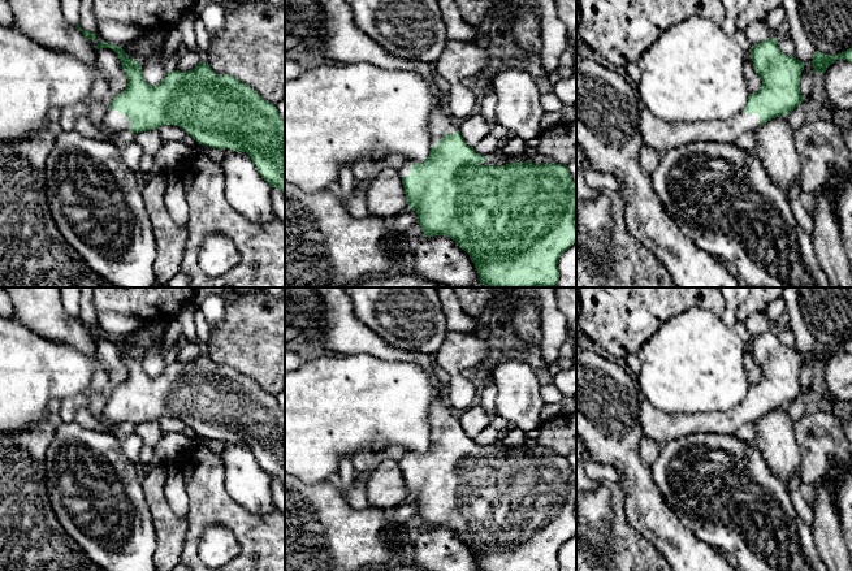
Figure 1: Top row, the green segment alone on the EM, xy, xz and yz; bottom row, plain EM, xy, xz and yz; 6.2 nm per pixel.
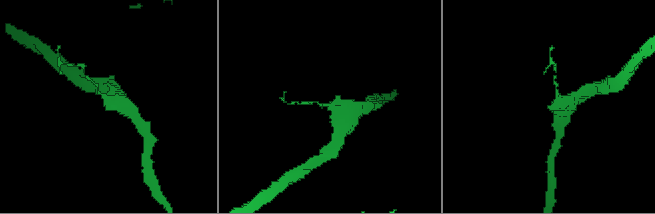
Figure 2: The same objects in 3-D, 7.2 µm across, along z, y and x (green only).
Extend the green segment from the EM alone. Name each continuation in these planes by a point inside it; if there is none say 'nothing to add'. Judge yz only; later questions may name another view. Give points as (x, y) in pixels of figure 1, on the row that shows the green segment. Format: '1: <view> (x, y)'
1: yz (657, 134)

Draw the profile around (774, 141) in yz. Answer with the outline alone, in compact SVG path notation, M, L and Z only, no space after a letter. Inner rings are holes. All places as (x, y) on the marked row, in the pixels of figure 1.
M778 116L754 131L757 156L771 181L788 195L791 185L800 183L801 174L793 129L786 116Z

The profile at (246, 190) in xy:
M222 148L228 203L250 221L267 224L277 219L272 207L272 186L263 178L246 152Z

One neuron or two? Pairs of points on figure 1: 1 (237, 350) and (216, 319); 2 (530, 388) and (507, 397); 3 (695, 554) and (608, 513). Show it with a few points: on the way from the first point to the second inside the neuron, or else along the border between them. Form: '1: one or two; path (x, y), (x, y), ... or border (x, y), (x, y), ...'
1: two; border (226, 305), (225, 318), (211, 331)
2: one; path (524, 388), (513, 397)
3: two; border (623, 492), (623, 513), (626, 519), (651, 543)

